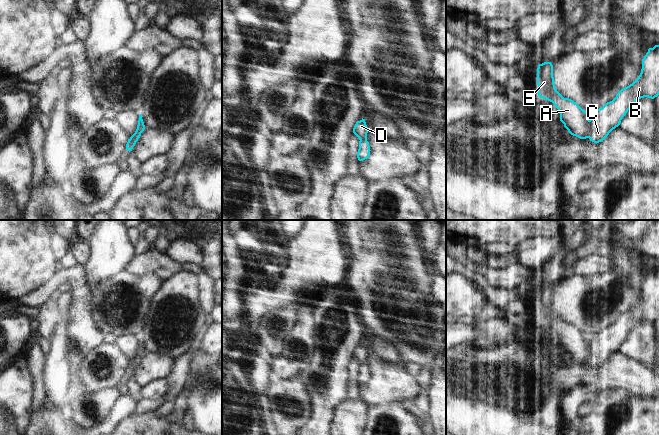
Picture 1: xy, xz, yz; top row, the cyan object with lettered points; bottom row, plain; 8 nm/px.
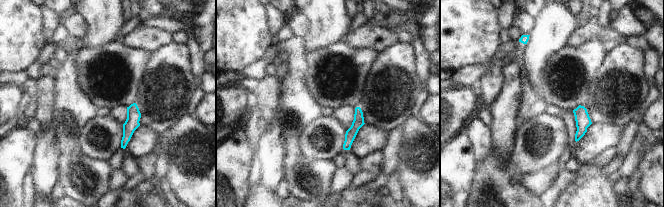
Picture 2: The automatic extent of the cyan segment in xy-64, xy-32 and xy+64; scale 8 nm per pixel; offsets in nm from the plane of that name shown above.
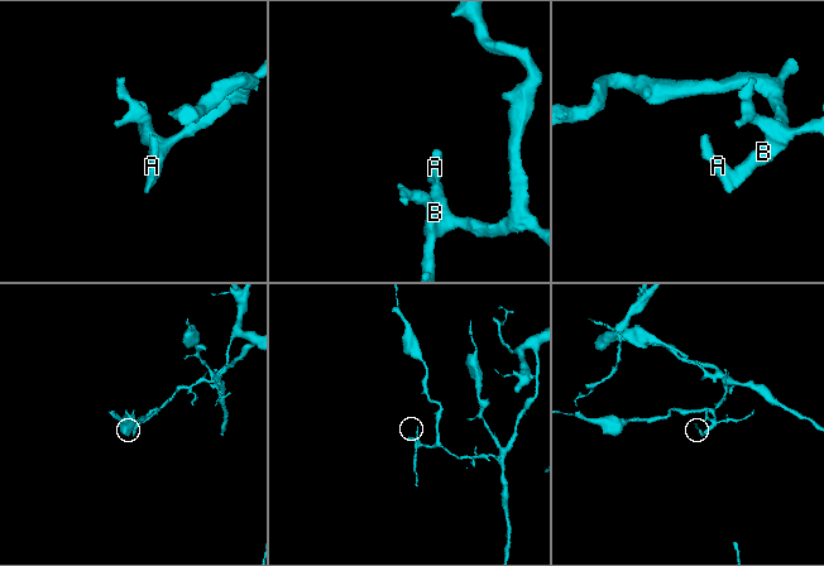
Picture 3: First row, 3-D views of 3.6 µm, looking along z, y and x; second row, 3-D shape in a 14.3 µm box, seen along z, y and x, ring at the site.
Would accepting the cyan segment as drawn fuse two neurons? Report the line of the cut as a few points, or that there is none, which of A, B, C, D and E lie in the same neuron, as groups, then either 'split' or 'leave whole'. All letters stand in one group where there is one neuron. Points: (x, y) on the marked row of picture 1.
yz (590, 120), (588, 137) | A D E / B C | split

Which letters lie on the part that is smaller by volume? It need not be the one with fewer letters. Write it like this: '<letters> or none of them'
A, D, E.

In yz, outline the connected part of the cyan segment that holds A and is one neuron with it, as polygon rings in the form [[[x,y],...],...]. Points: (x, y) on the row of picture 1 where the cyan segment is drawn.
[[[544,62],[537,68],[538,96],[552,102],[560,113],[560,121],[568,132],[580,139],[589,138],[590,120],[588,112],[576,102],[564,98],[555,88],[553,65]]]

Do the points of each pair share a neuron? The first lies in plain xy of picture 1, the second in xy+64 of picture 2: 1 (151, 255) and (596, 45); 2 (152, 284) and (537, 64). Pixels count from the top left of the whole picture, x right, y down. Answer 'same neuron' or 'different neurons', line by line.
1: different neurons
2: different neurons

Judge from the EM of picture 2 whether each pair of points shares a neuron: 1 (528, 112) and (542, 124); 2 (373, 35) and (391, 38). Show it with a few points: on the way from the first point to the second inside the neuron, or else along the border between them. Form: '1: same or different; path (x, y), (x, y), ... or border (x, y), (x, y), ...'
1: different; border (545, 113), (525, 123), (519, 123)
2: same; path (377, 36), (387, 38)

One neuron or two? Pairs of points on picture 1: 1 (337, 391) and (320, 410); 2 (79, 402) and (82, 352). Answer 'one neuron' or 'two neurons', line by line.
1: one neuron
2: one neuron

